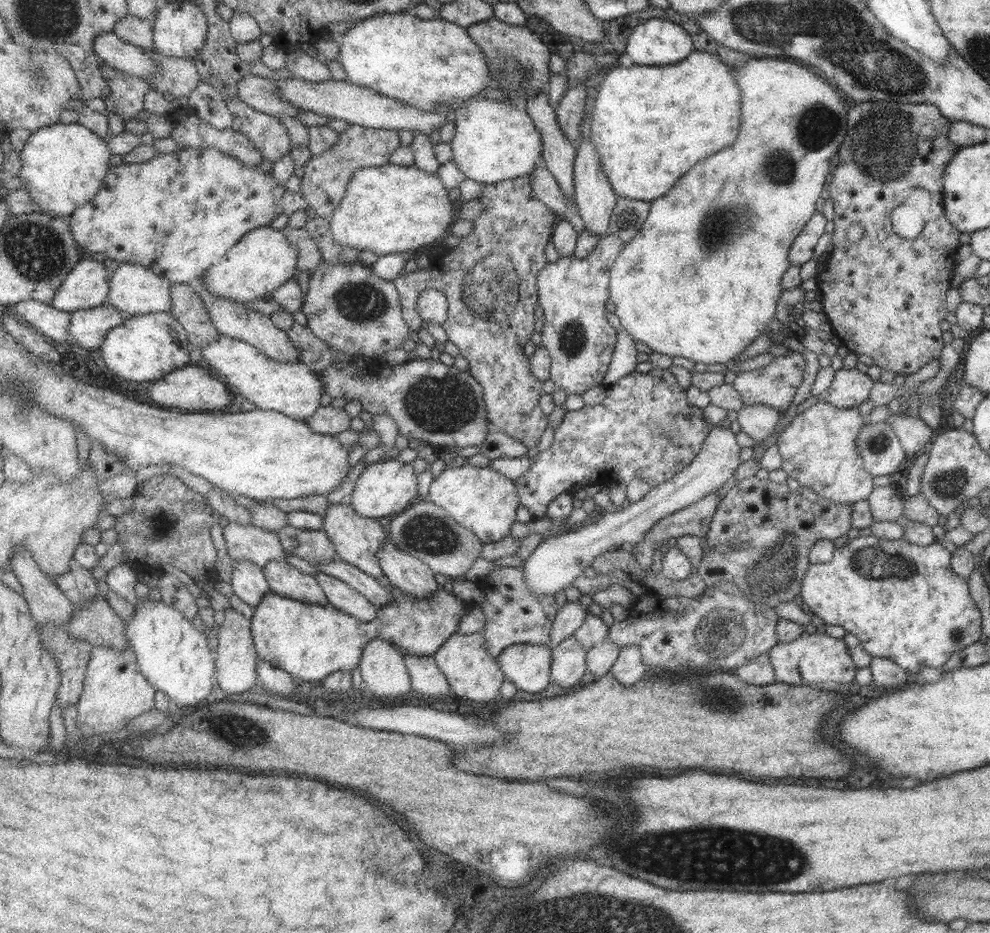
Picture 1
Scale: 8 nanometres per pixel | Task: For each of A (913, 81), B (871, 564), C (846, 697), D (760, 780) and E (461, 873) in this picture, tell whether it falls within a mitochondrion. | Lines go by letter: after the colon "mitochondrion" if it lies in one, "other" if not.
A: mitochondrion
B: mitochondrion
C: other
D: other
E: other

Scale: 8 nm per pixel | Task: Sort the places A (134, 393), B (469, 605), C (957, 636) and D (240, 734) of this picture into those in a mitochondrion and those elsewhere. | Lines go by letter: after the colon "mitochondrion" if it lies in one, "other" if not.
A: other
B: other
C: other
D: mitochondrion

